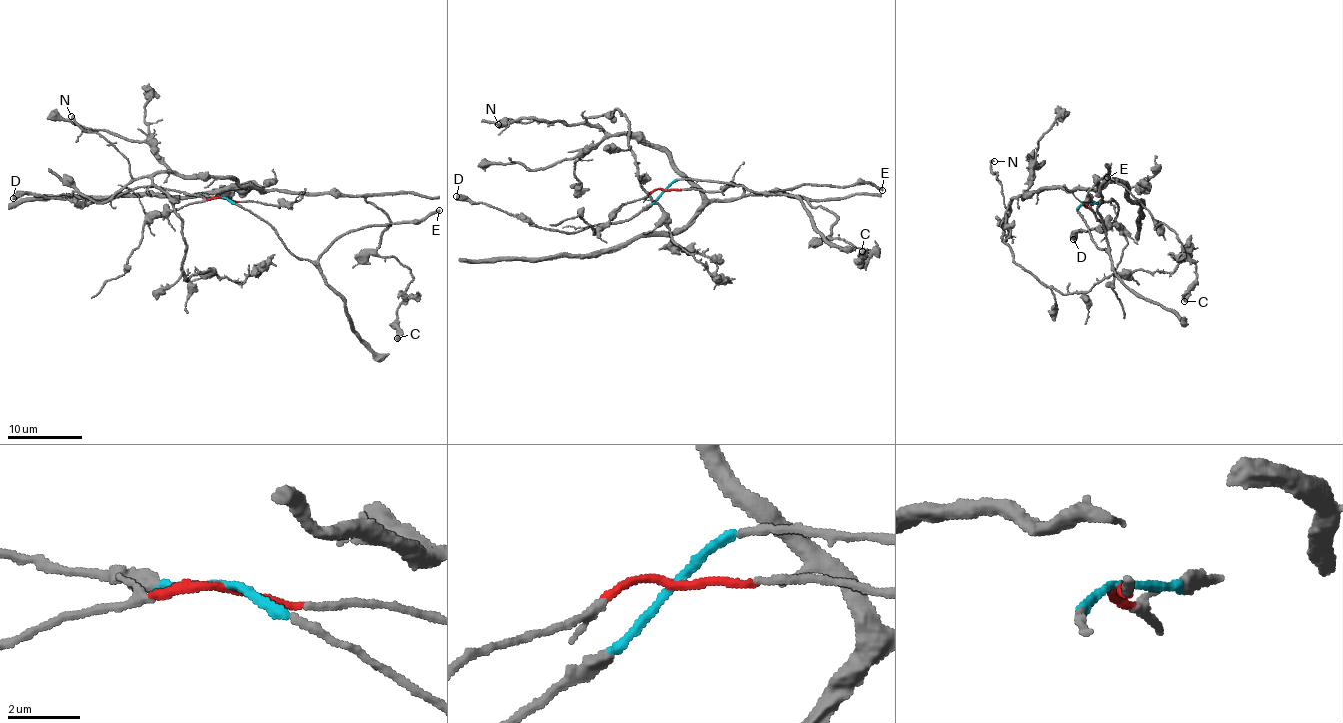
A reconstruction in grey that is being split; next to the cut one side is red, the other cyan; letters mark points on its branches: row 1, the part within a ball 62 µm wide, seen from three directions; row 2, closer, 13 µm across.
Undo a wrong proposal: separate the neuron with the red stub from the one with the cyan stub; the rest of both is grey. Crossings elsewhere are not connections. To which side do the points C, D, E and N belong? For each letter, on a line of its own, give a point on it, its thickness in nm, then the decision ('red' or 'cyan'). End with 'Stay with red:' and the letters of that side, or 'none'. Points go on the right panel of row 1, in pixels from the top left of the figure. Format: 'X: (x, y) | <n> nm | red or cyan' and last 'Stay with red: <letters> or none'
C: (1184, 301) | 480 nm | red
D: (1073, 239) | 600 nm | cyan
E: (1107, 177) | 320 nm | cyan
N: (994, 161) | 220 nm | red
Stay with red: C, N

